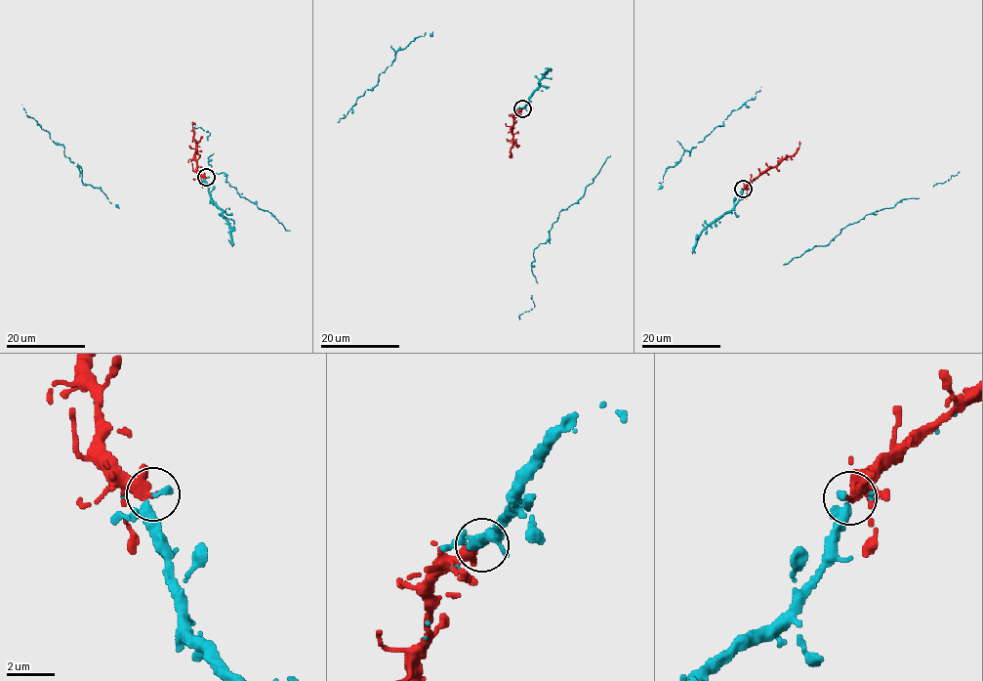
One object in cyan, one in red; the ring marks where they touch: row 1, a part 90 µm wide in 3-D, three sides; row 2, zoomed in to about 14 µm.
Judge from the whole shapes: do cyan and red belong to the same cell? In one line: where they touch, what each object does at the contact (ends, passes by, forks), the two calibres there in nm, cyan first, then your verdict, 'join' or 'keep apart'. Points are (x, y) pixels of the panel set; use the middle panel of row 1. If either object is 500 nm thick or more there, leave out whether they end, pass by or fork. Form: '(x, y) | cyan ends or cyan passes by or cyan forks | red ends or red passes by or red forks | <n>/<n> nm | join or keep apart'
(522, 108) | cyan passes by | red passes by | 280/320 nm | join

